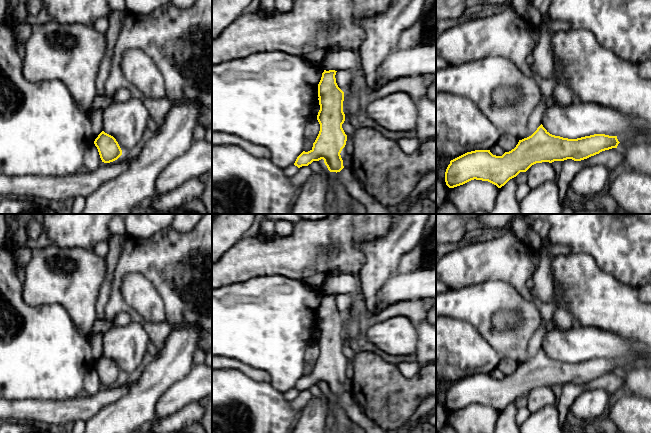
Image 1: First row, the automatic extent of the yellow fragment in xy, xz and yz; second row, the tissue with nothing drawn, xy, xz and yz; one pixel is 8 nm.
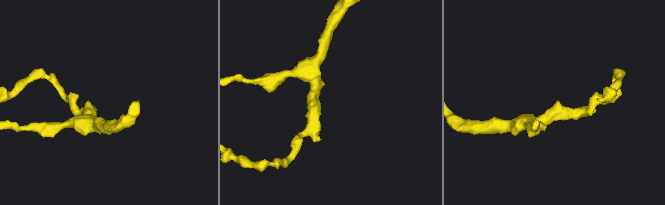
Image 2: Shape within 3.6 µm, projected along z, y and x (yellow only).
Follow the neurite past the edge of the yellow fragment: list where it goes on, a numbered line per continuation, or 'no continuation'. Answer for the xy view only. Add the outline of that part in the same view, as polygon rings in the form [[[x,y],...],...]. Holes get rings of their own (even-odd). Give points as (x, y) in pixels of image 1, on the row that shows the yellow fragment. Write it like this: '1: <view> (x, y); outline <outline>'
no continuation

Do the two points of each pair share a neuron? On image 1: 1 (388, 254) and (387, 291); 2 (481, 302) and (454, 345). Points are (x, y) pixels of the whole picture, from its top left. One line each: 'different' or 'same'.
1: different
2: different

